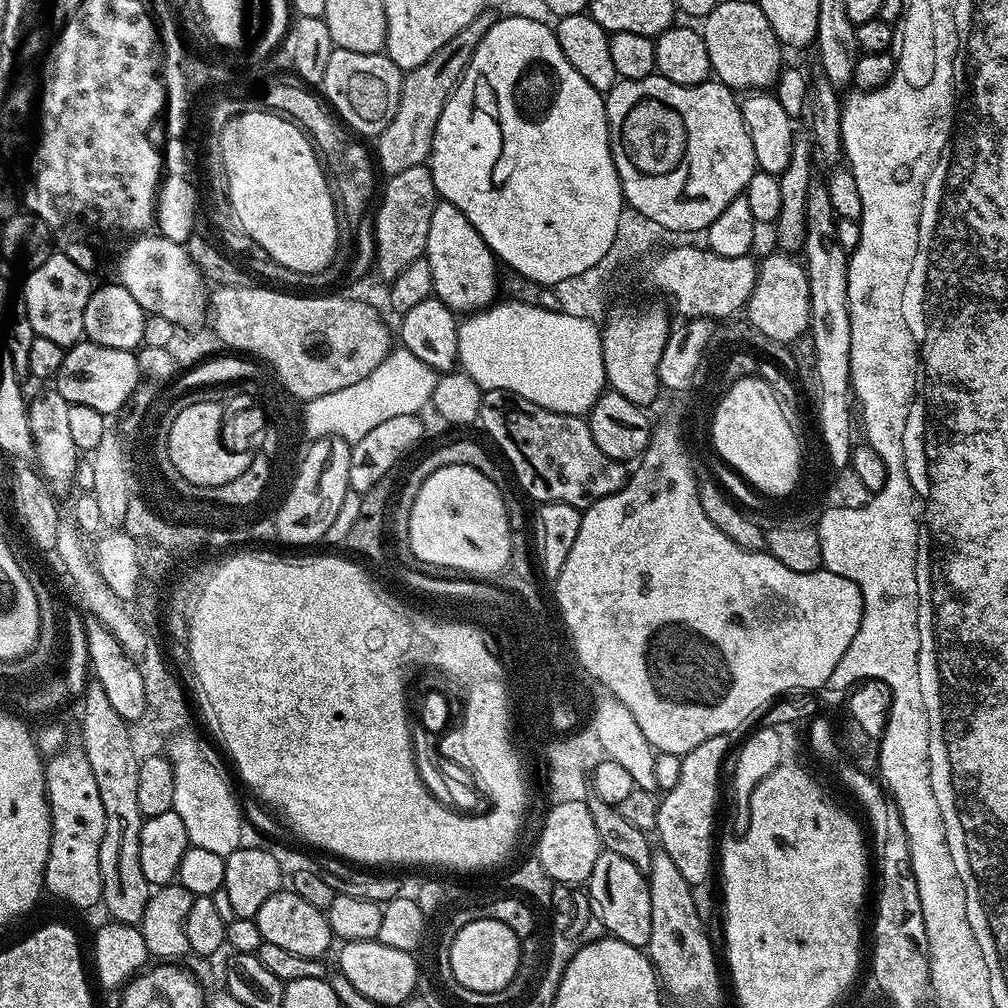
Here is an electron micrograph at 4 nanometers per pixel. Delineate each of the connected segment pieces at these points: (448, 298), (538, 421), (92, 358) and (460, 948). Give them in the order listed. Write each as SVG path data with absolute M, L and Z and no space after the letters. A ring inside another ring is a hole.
M437 201L430 218L424 256L430 262L430 274L434 274L435 299L441 300L453 312L475 314L497 299L498 261L473 224L453 203Z
M499 388L498 390L487 390L484 392L484 397L482 398L482 402L480 403L480 419L478 421L479 427L484 427L486 431L488 431L488 436L490 439L493 440L494 443L497 444L498 447L500 447L500 452L502 455L505 456L506 459L508 459L507 467L510 469L512 467L512 472L514 475L516 475L516 480L518 483L520 483L520 488L522 491L525 492L526 495L529 496L530 499L536 500L535 502L539 502L540 504L565 504L566 506L574 506L575 508L579 508L581 510L586 509L590 507L594 502L598 502L602 498L606 498L610 494L614 494L616 491L618 491L622 485L627 484L628 478L630 475L629 469L625 467L623 463L619 460L615 460L614 458L610 458L606 454L602 454L602 450L598 450L598 442L594 442L594 434L590 434L590 426L588 425L587 419L585 419L584 416L571 416L570 414L562 414L561 412L555 412L554 410L546 410L542 406L538 406L534 402L530 402L526 398L522 398L517 392L511 392L510 390L502 390Z
M81 342L67 349L62 366L54 378L55 390L68 404L90 406L105 418L122 413L141 384L142 377L135 351L112 350L110 346L91 342Z
M494 920L472 921L456 928L450 946L450 967L454 976L470 991L503 992L520 966L521 937L503 922Z

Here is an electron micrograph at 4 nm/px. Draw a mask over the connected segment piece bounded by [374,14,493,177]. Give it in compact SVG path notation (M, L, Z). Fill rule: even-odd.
M491 15L476 16L474 22L470 22L466 30L454 34L454 38L450 38L450 42L442 46L442 50L434 50L434 54L430 54L430 58L422 62L422 66L407 69L402 82L398 114L394 114L394 122L390 122L390 126L386 126L386 130L382 130L375 141L377 144L376 148L374 147L374 156L378 161L379 171L385 177L402 174L402 170L410 170L410 166L424 164L431 157L438 118L442 118L446 102L460 84L478 42L482 42L492 22Z

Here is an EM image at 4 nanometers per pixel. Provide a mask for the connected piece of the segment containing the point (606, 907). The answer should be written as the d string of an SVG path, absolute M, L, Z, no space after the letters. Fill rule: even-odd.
M601 851L598 862L586 882L586 893L591 900L595 919L604 923L609 937L644 950L650 942L650 894L645 873L619 854Z

